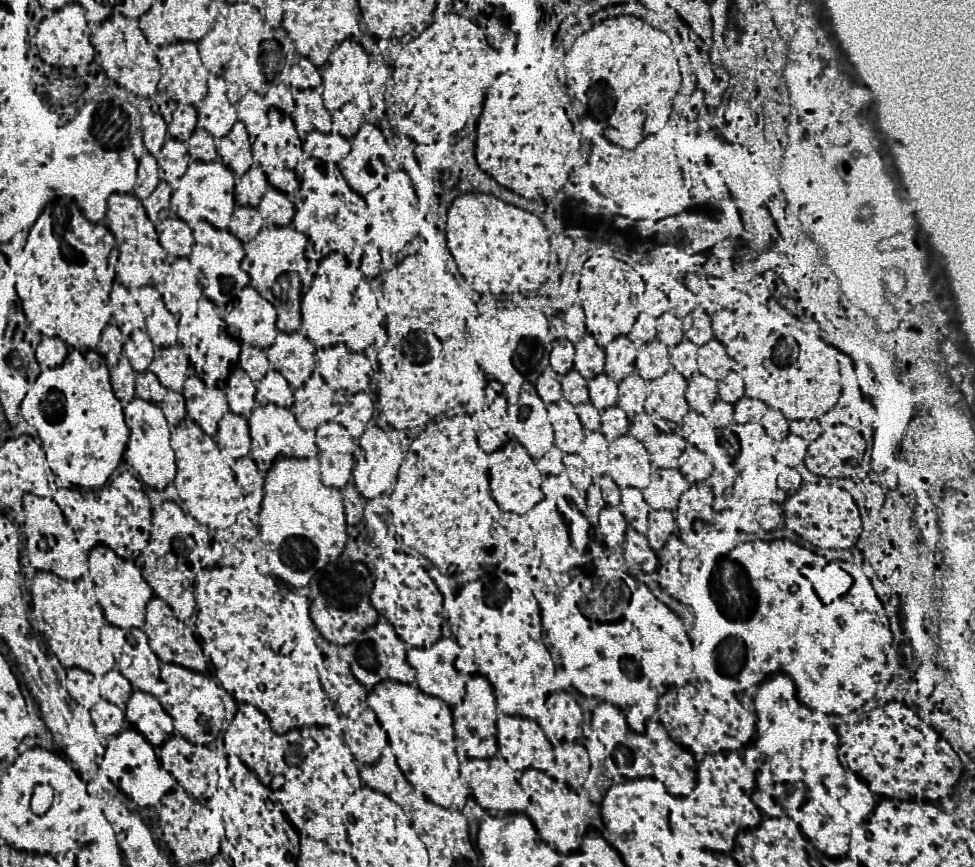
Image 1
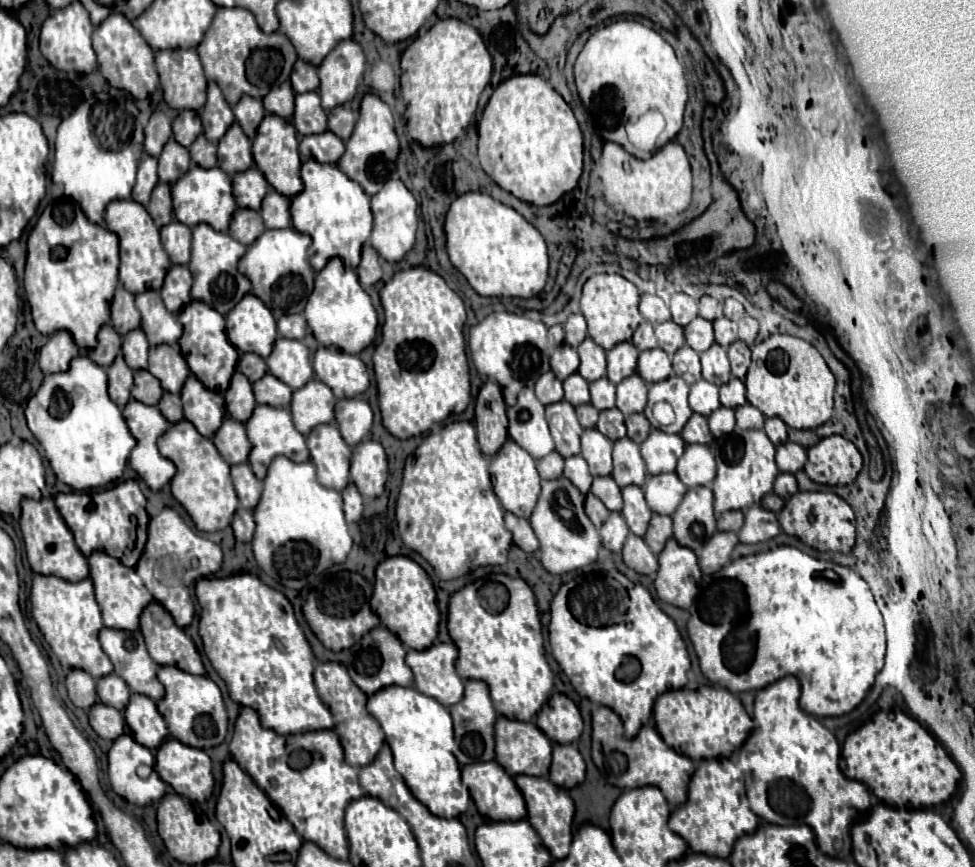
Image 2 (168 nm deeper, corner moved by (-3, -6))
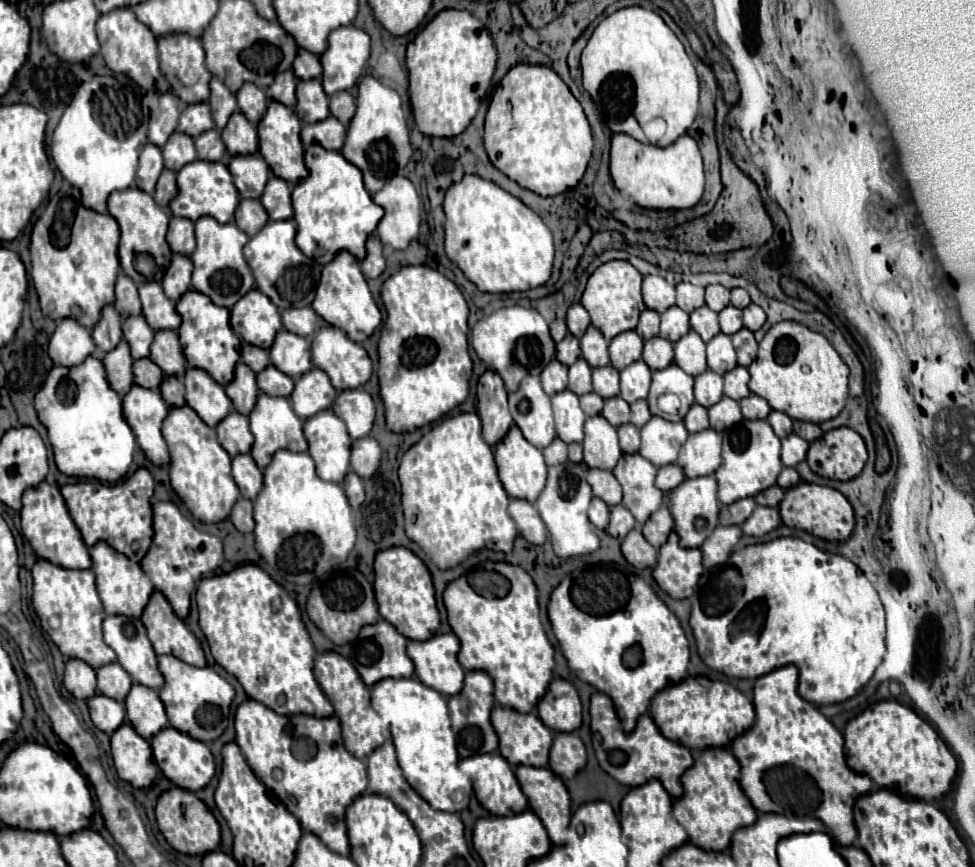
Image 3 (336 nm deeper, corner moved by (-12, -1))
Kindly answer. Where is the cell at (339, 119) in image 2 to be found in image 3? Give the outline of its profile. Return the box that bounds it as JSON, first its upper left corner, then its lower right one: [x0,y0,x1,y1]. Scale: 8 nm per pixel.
[329,93,357,125]

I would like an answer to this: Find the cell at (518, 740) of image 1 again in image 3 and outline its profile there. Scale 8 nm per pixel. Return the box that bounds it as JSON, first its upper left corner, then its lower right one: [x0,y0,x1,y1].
[491,707,553,767]

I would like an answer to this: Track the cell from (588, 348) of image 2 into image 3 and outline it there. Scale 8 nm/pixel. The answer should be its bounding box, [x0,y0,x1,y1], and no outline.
[581,325,609,369]

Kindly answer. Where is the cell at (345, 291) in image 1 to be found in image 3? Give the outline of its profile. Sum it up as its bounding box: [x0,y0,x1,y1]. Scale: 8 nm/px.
[313,251,381,343]

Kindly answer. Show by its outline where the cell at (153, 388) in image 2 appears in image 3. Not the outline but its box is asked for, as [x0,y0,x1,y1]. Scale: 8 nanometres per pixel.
[133,359,165,389]

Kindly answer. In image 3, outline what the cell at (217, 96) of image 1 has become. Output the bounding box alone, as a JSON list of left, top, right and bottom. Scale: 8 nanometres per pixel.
[209,77,237,131]

